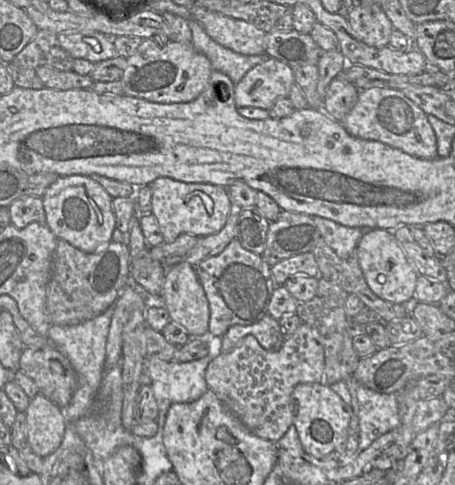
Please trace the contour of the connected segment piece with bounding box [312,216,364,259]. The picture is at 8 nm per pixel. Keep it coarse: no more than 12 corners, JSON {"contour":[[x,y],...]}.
{"contour":[[320,216],[312,218],[320,237],[340,258],[349,258],[363,236]]}

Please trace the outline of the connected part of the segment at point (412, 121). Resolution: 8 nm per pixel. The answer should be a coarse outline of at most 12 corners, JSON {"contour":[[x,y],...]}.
{"contour":[[359,90],[357,138],[438,157],[427,114],[401,90]]}

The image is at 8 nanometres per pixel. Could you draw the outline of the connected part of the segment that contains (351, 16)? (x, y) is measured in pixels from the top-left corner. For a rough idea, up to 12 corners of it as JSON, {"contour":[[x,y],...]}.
{"contour":[[355,3],[346,17],[356,39],[388,45],[394,27],[380,4]]}

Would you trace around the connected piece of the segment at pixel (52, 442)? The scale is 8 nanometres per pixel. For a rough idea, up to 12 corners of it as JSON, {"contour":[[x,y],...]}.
{"contour":[[42,394],[25,410],[27,440],[46,457],[62,443],[68,419]]}

